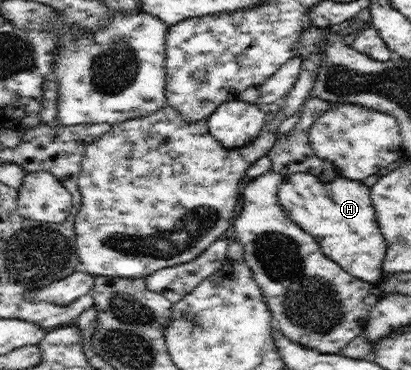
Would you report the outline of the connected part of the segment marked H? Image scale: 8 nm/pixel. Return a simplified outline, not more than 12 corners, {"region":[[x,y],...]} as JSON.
{"region":[[285,176],[279,204],[347,273],[383,279],[370,187]]}

